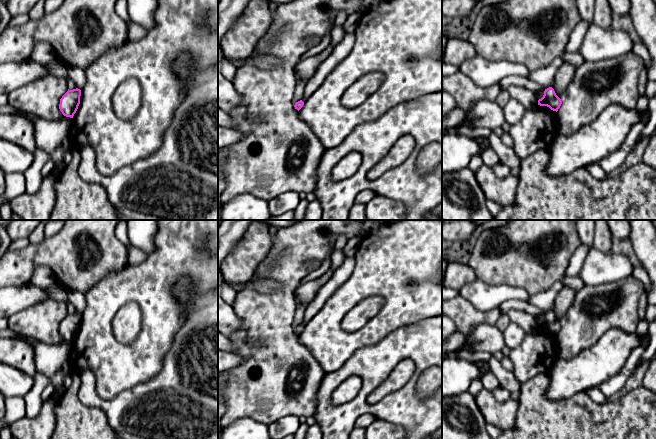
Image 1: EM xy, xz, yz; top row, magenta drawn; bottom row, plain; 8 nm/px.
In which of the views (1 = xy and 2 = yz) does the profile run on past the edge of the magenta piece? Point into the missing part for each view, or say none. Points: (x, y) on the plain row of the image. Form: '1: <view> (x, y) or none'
1: none
2: none

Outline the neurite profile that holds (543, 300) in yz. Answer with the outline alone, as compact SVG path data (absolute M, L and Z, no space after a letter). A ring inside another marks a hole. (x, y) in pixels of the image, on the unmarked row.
M558 280L549 290L532 295L527 301L541 309L544 313L547 313L550 311L556 295L563 287L563 283Z

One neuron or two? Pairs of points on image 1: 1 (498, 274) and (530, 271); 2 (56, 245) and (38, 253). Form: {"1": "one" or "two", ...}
{"1": "one", "2": "one"}

